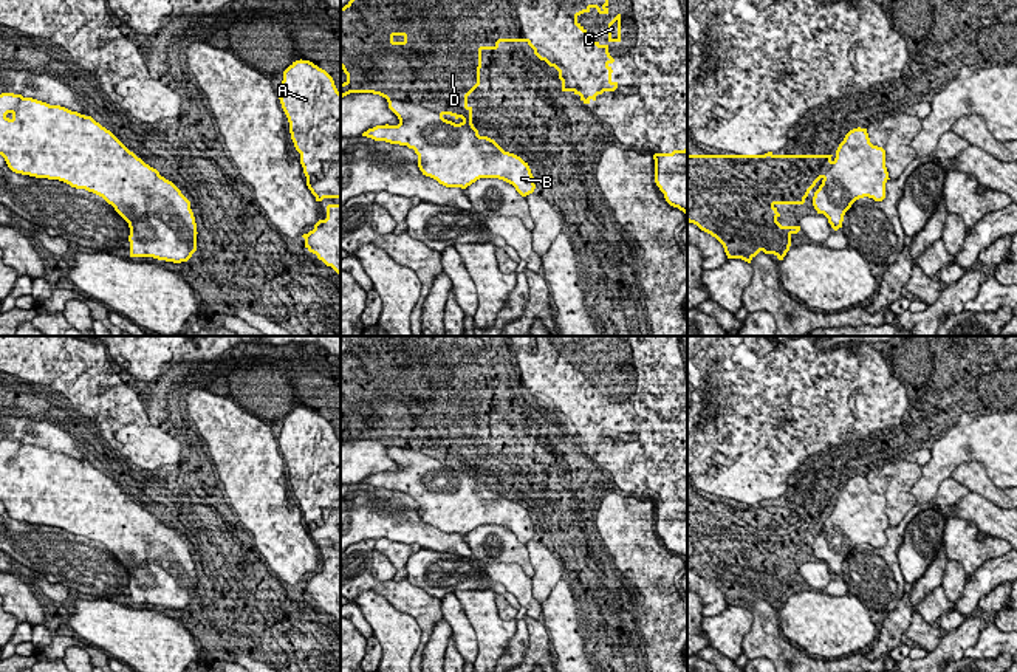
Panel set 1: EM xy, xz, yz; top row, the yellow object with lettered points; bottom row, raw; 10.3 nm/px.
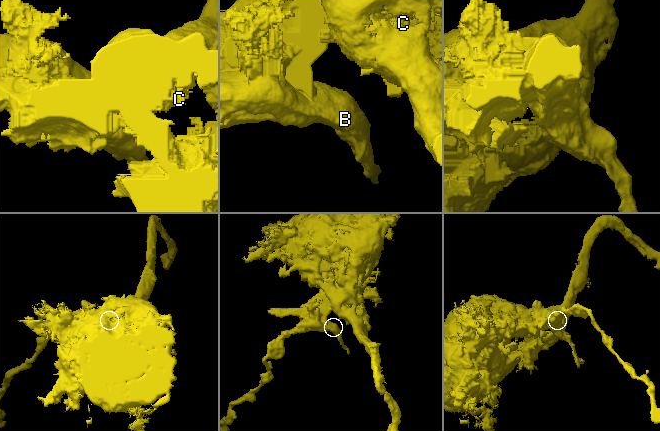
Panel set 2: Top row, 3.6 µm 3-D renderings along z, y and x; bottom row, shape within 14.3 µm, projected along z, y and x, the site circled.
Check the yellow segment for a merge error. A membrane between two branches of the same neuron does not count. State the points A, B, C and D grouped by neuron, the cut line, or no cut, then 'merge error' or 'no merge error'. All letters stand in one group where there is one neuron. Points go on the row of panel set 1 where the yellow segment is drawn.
A C D / B | xz (386, 96), (414, 104), (417, 149), (445, 163), (505, 157) | merge error

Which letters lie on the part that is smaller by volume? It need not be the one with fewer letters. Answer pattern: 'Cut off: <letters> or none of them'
Cut off: B

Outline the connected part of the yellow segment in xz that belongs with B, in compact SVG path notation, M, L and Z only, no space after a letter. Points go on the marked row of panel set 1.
M385 98L389 108L398 116L398 125L376 125L362 133L362 136L375 141L385 141L390 144L407 146L418 155L418 167L423 175L437 180L446 187L466 189L480 178L498 178L515 187L515 190L526 197L534 192L534 177L528 163L520 156L505 152L503 159L457 159L450 158L449 164L443 163L443 156L437 156L437 150L415 149L415 127L404 125L404 115L416 104L404 98Z

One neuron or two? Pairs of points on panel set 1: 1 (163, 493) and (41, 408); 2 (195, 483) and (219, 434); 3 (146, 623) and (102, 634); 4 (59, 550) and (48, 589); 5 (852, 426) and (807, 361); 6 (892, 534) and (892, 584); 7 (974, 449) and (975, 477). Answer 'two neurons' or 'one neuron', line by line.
1: one neuron
2: one neuron
3: one neuron
4: two neurons
5: one neuron
6: one neuron
7: two neurons

